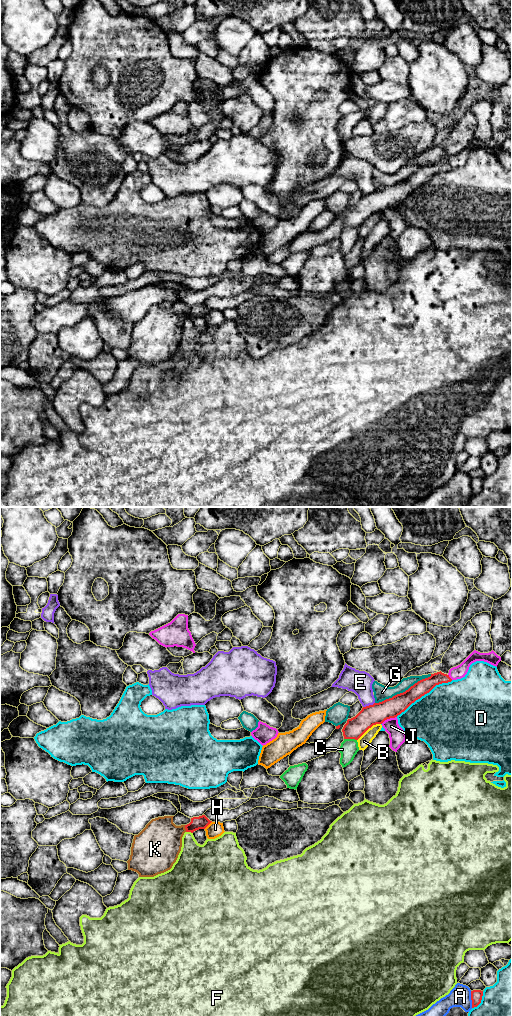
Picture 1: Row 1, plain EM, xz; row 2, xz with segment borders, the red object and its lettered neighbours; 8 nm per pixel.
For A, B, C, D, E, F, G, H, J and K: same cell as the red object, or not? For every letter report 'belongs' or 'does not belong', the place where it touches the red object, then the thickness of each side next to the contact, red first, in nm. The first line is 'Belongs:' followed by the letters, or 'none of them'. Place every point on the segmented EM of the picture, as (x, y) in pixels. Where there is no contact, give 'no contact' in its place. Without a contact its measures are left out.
Belongs: none of them
A: does not belong | xz (471, 999) | 100/180 nm
B: does not belong | xz (368, 728) | 160/100 nm
C: does not belong | xz (350, 738) | 160/140 nm
D: does not belong | xz (424, 694) | 150/480 nm
E: does not belong | xz (369, 705) | 160/190 nm
F: does not belong | xz (189, 831) | 110/280 nm
G: does not belong | xz (403, 692) | 160/120 nm
H: does not belong | xz (207, 825) | 110/130 nm
J: does not belong | xz (388, 718) | 160/130 nm
K: does not belong | xz (185, 828) | 110/360 nm

